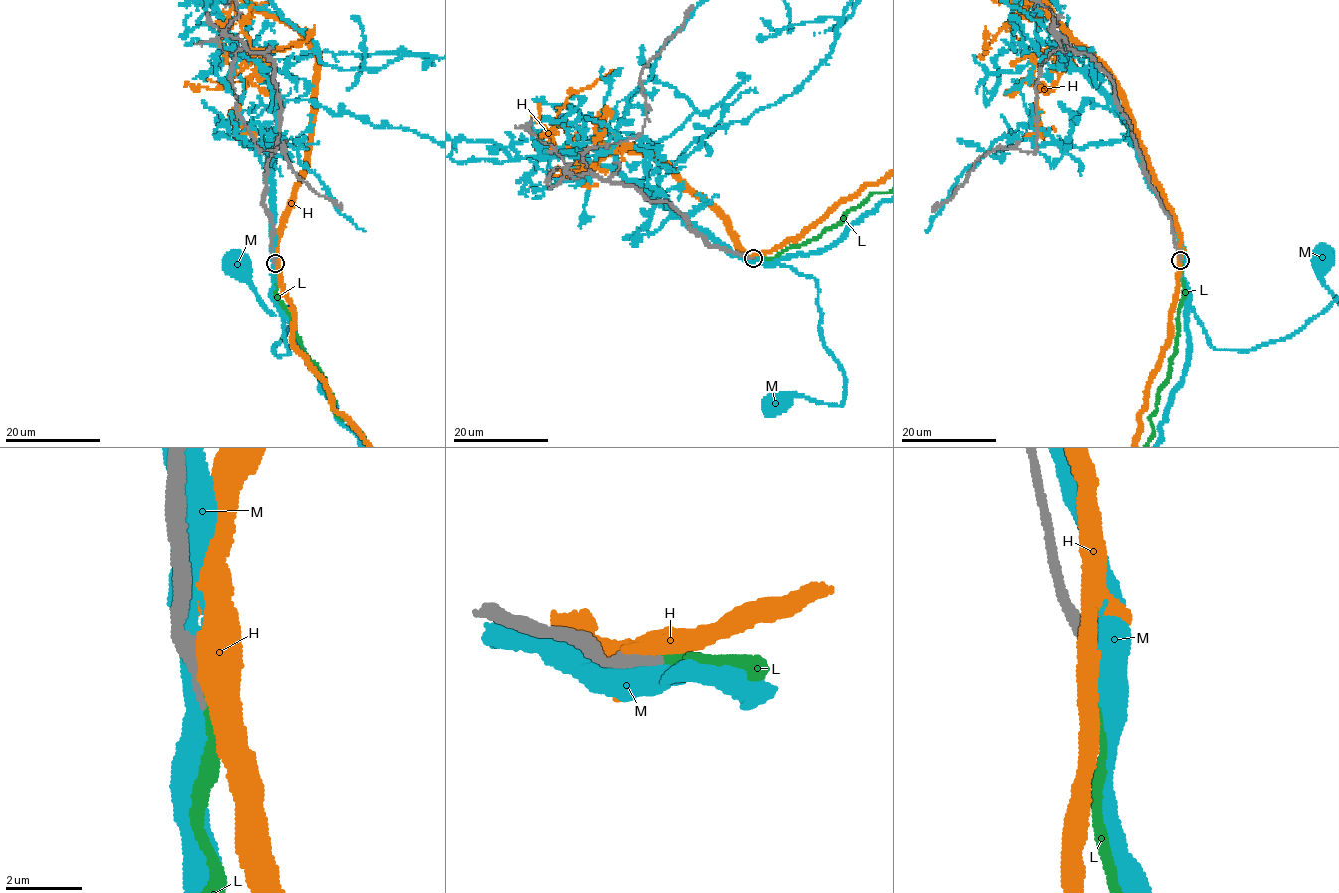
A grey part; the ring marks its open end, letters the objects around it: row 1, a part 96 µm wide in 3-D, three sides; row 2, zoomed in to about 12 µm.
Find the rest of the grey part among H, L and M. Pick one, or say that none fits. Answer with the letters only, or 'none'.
L

